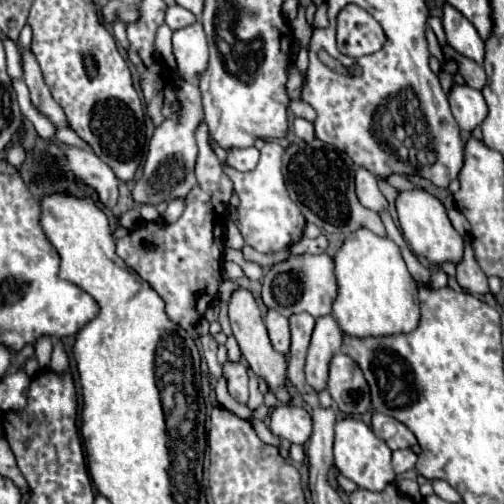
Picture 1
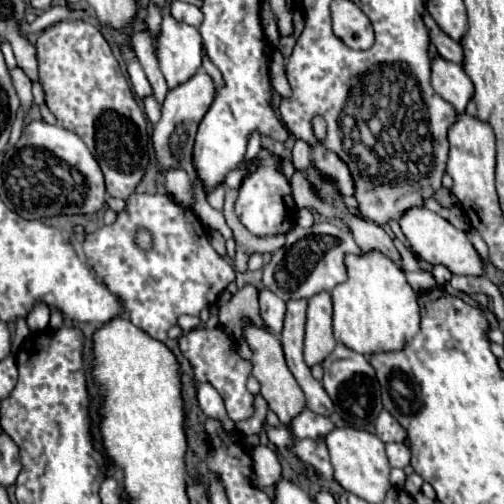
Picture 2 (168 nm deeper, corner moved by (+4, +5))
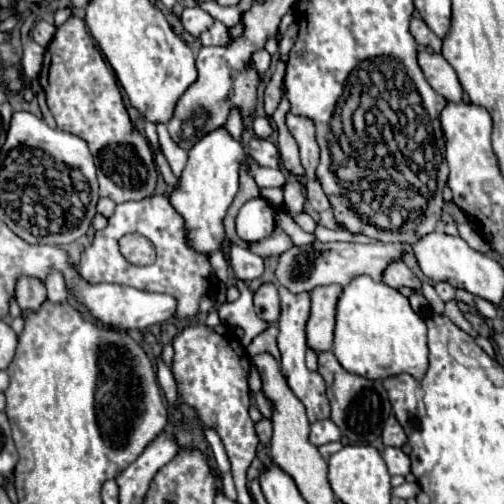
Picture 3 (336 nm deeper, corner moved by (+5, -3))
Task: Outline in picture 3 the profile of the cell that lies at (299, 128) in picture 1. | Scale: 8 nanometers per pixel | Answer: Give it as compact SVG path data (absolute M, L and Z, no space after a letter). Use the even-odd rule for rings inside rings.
M294 180L294 182L288 182L284 186L284 204L286 204L286 210L290 216L296 216L302 212L302 206L304 206L304 184L300 180Z

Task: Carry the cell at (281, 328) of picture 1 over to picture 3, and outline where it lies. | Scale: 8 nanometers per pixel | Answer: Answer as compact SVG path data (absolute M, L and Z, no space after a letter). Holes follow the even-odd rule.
M262 284L256 292L254 292L254 310L258 314L258 318L276 324L278 316L280 316L280 298L278 298L278 290L274 284Z

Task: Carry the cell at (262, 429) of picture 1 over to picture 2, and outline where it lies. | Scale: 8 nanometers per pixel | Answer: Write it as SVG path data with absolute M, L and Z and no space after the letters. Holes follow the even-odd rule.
M319 438L297 440L297 444L293 446L291 452L297 454L305 464L311 464L313 468L317 468L325 480L333 480L333 468L331 468L327 446L323 440L319 440Z

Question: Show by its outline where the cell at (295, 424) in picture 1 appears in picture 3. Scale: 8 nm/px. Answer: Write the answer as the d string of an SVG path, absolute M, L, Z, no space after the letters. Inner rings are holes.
M320 420L310 426L310 442L314 446L322 446L334 440L340 440L340 430L332 420Z

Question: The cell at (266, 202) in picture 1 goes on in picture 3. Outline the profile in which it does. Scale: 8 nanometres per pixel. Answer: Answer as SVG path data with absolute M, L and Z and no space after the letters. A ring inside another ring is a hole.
M262 196L248 200L236 218L236 232L244 242L264 240L274 232L274 228L274 206Z

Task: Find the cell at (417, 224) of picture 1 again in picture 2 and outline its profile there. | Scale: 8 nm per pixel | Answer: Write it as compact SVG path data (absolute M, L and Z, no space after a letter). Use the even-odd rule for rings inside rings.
M411 208L407 210L401 220L401 230L407 236L413 252L429 262L429 264L443 264L447 266L453 274L463 274L463 276L483 276L485 268L483 268L483 260L479 258L477 250L473 248L473 244L467 240L463 230L453 228L445 218L441 218L439 214L427 210L427 208Z

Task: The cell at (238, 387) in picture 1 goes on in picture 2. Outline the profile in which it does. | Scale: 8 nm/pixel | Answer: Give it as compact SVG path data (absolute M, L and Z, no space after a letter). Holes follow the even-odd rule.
M195 328L179 338L179 350L189 360L195 380L209 382L223 398L227 414L233 422L247 420L253 416L253 394L245 388L251 376L251 360L245 360L237 352L237 344L225 334L223 328Z

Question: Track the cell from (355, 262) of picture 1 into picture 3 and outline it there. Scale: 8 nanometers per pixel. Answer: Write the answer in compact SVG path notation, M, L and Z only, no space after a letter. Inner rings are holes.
M356 276L340 294L336 306L336 328L334 328L334 348L338 362L354 374L366 376L370 380L386 378L392 374L408 372L414 378L420 378L428 368L428 346L426 346L426 324L412 310L406 296L402 296L396 288L376 282L370 276Z

